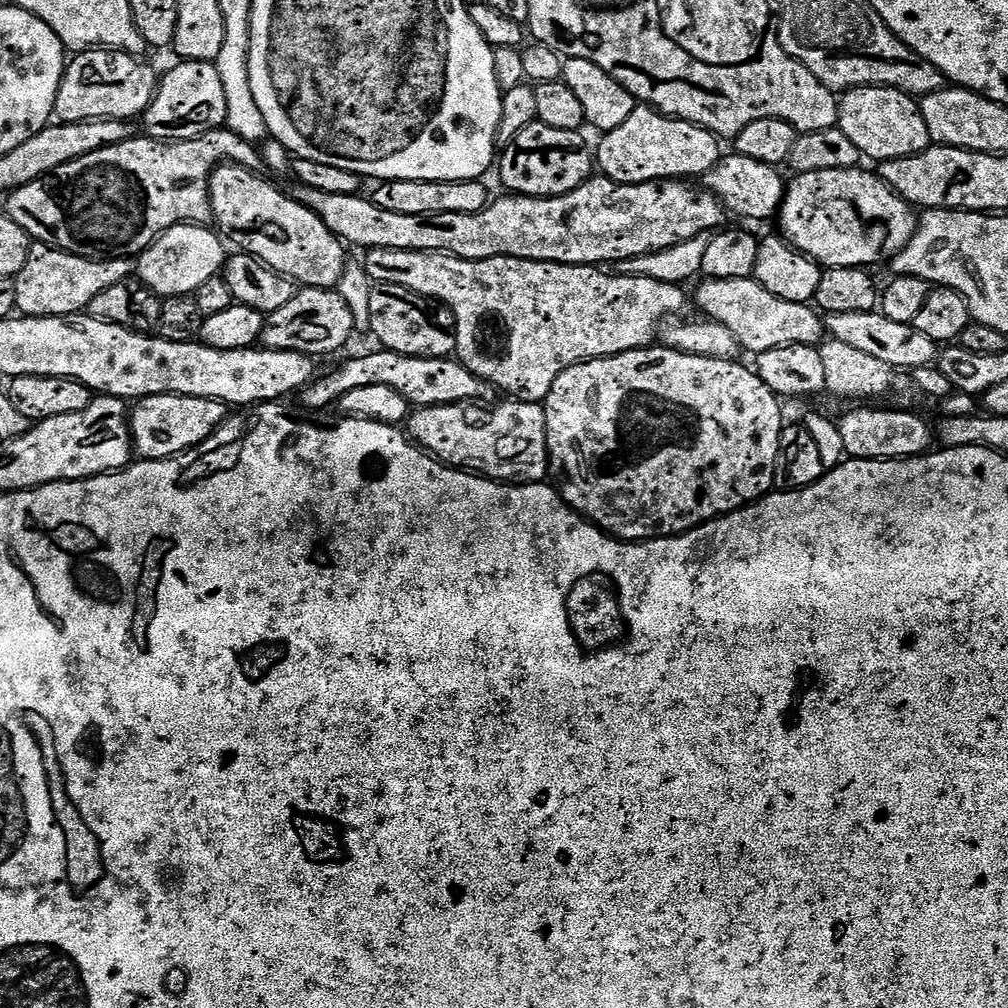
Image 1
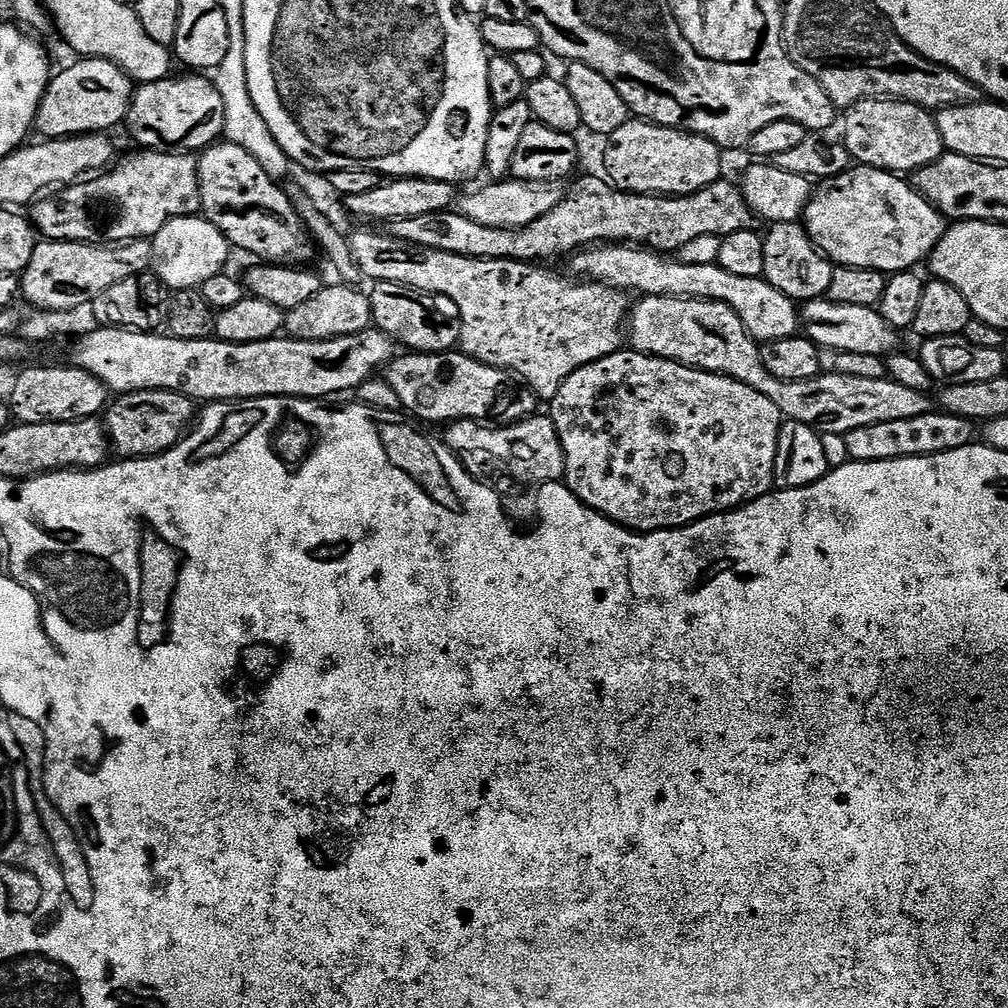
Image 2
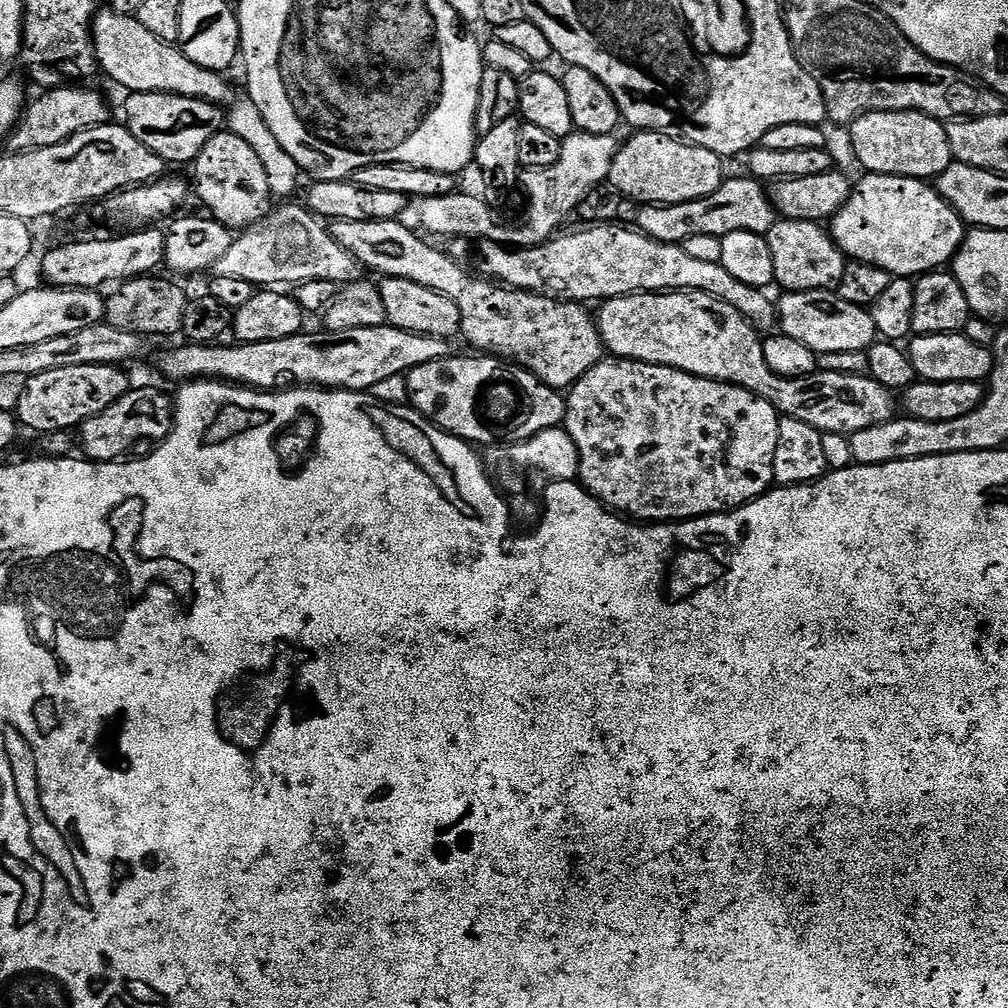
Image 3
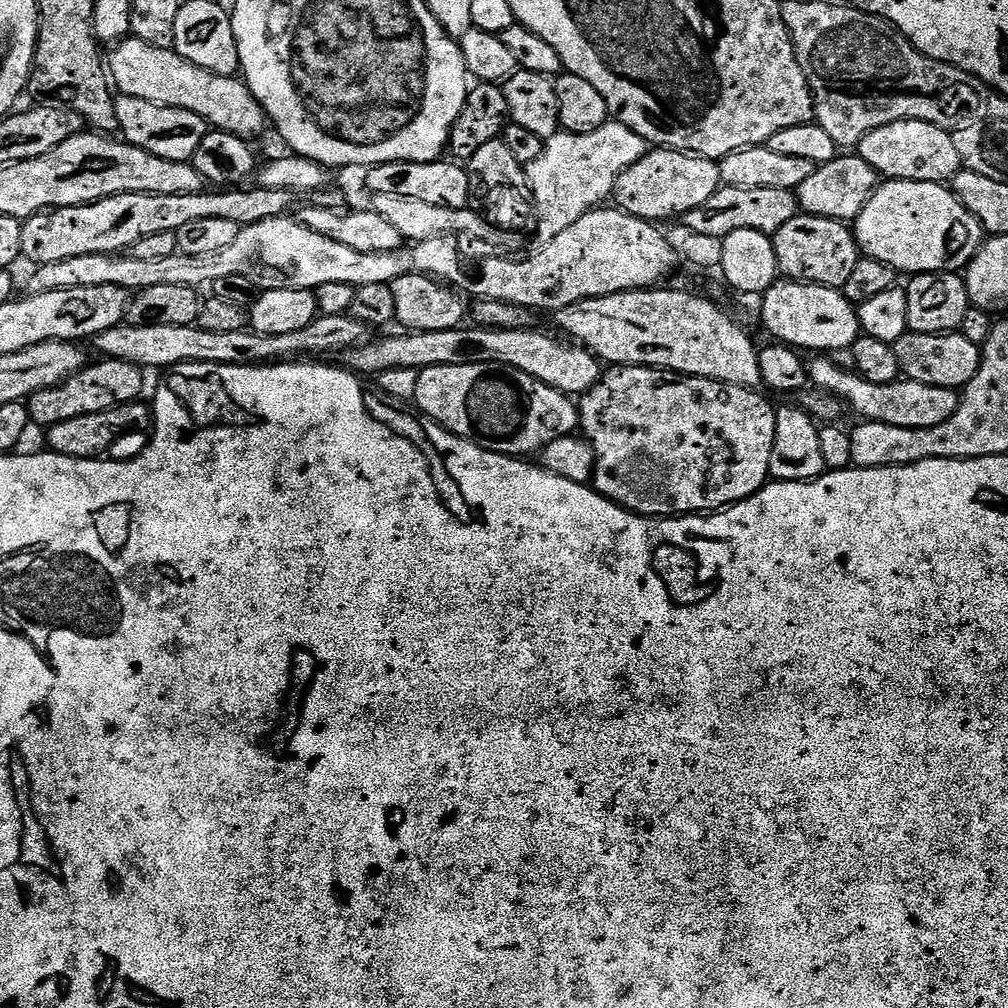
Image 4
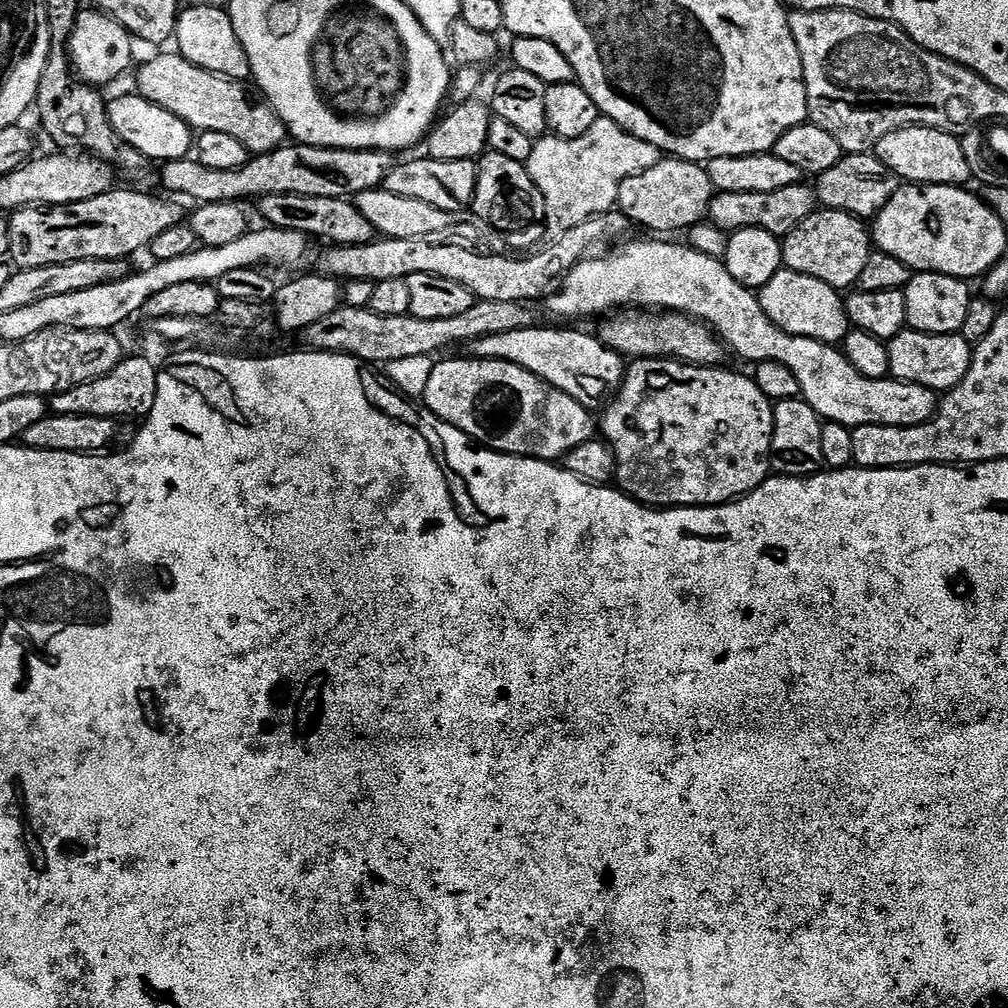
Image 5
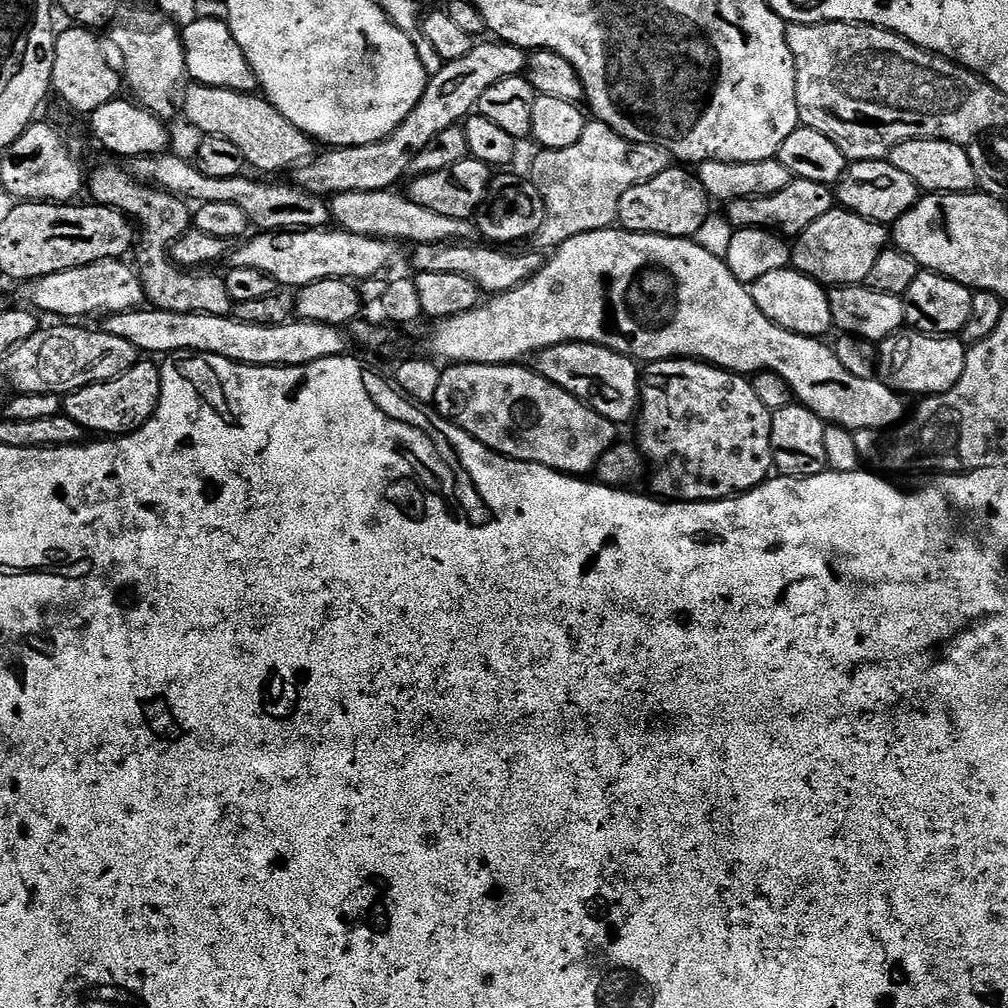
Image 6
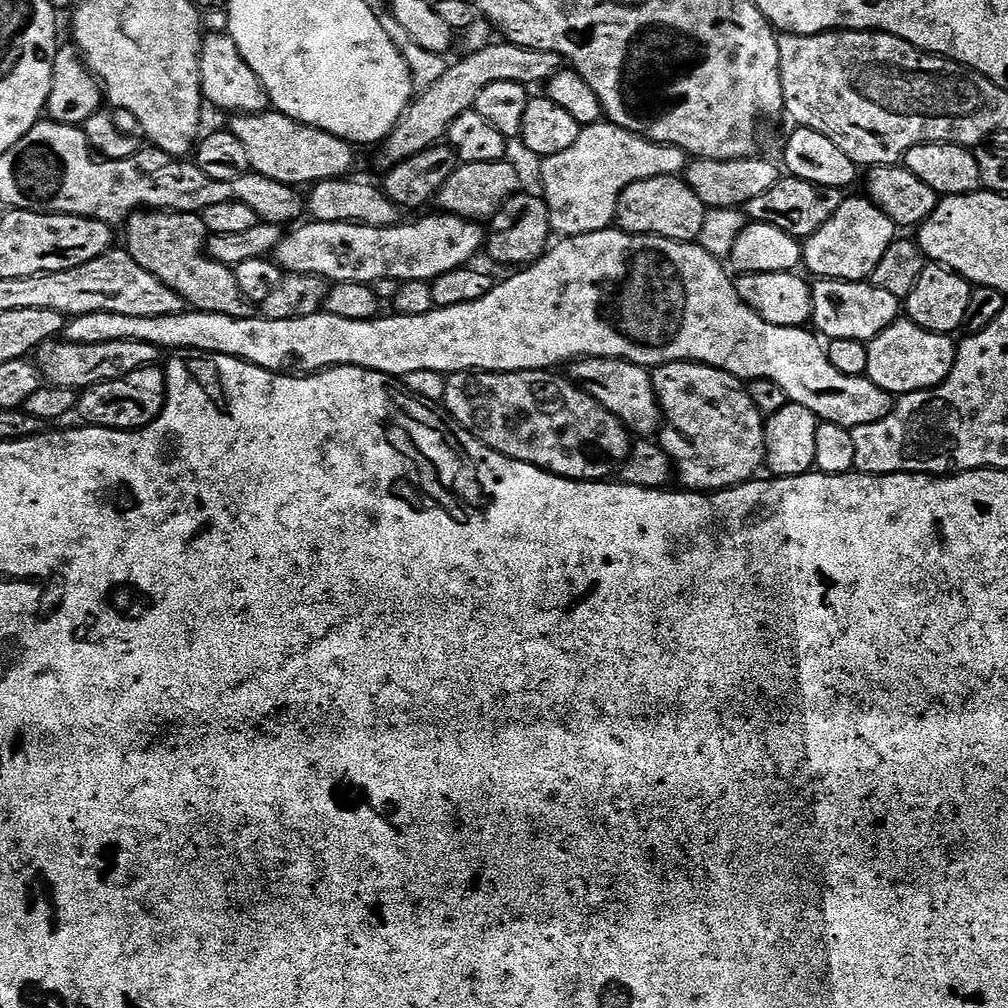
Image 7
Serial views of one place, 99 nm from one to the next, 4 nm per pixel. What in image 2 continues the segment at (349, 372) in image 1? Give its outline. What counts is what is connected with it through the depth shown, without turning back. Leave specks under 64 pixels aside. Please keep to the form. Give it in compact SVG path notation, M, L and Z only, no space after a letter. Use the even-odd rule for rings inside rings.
M463 351L413 352L393 355L382 379L398 394L400 407L420 420L447 425L454 420L479 420L497 425L514 424L537 411L538 397L523 380L489 364L478 362Z

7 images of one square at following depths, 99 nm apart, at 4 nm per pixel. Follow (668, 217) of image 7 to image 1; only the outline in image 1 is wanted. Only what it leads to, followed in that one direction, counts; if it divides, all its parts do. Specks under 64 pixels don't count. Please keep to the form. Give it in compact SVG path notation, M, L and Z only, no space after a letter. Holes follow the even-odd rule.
M638 106L618 130L610 130L599 137L600 145L595 145L594 160L599 171L619 184L655 184L661 180L683 181L684 176L703 176L722 159L721 141L716 133L700 128L685 120L676 120L673 116L664 116L654 108Z

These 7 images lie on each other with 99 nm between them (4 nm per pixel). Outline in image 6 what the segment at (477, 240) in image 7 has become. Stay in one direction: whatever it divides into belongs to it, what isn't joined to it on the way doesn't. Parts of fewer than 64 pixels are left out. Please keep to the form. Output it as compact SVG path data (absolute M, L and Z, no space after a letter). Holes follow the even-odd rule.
M325 226L307 230L260 232L256 237L253 235L245 239L239 245L241 248L231 253L231 267L250 266L250 270L262 270L270 274L270 278L274 278L277 285L288 290L299 290L307 284L326 278L359 282L387 273L388 263L396 256L397 245L393 241L343 230L331 232L330 229L331 227Z

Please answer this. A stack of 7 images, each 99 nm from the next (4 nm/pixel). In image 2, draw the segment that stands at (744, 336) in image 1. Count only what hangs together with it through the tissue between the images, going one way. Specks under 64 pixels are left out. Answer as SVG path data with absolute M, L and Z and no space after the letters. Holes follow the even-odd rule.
M594 244L572 253L571 275L605 284L625 294L640 292L644 296L683 296L686 300L714 300L730 306L751 339L760 344L778 342L801 331L800 308L782 290L774 290L763 278L738 278L719 263L694 266L668 254L653 252L631 244Z

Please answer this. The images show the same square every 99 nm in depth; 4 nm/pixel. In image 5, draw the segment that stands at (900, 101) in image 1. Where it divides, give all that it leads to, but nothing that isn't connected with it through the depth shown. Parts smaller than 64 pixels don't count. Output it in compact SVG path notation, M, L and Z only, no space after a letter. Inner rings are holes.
M910 126L902 130L894 130L886 134L876 144L874 155L901 181L910 184L954 184L967 185L973 179L974 173L970 162L966 162L966 150L961 137L942 128L927 128L926 126Z

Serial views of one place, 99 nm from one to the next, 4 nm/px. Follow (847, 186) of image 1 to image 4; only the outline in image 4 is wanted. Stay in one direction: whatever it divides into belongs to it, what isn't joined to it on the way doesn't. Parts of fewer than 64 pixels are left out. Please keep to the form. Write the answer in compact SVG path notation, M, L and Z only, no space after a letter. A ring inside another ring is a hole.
M885 179L883 183L877 187L875 194L866 202L866 206L862 210L862 214L858 214L854 221L854 231L856 233L856 244L860 248L861 253L870 258L878 258L878 262L886 262L886 266L896 269L897 273L915 274L918 272L954 272L959 273L961 270L967 269L968 263L976 257L976 251L986 239L984 227L980 224L977 216L972 216L970 210L966 210L964 205L951 187L944 184L935 184L934 182L914 182L913 180L889 180Z

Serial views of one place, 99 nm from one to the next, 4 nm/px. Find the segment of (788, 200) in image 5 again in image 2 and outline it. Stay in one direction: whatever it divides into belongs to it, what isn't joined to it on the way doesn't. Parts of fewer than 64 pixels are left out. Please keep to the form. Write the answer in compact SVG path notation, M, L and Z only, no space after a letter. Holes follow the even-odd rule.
M603 175L584 176L576 185L573 186L572 192L565 195L564 199L558 202L558 206L554 206L554 210L550 210L550 214L542 214L542 218L534 218L534 222L530 222L525 228L495 228L494 226L478 226L478 222L470 222L470 218L463 216L459 210L449 210L447 212L435 212L434 214L418 214L418 218L402 218L401 220L391 221L391 235L397 236L399 240L410 242L414 246L422 246L430 250L442 250L450 254L458 254L459 256L473 256L476 260L519 260L521 262L548 262L544 260L552 260L555 256L571 257L572 253L579 252L581 248L586 248L594 244L631 244L649 249L653 252L661 254L676 254L682 246L686 246L686 242L694 242L694 238L703 238L705 234L711 236L725 237L730 234L738 234L746 232L757 227L757 217L753 216L750 206L746 202L746 198L741 194L739 187L735 183L732 184L727 178L716 180L710 186L706 186L702 190L698 190L689 196L647 196L646 194L638 194L637 192L623 192L620 188L613 188L611 183Z

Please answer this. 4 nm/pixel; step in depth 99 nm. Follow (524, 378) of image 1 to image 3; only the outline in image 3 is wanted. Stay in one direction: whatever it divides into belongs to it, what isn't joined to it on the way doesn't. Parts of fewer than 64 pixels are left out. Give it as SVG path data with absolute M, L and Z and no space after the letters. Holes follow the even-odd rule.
M333 220L330 231L338 246L345 248L367 271L369 268L372 272L381 272L379 275L384 278L406 278L450 298L458 306L462 336L476 347L473 349L484 354L502 354L503 359L528 369L546 386L571 389L595 364L605 359L606 349L600 341L593 313L588 313L583 303L551 300L535 292L521 292L477 278L447 251L439 252L423 240L423 235L415 236L400 220Z

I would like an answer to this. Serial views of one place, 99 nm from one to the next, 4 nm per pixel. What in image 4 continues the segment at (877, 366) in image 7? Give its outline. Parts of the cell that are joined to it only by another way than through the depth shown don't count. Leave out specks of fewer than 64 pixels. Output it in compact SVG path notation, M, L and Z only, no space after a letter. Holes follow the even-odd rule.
M910 332L892 345L898 354L898 366L907 379L922 382L926 386L942 386L963 390L975 376L980 374L982 359L981 345L970 342L970 338L959 334L939 332L938 334L918 334Z

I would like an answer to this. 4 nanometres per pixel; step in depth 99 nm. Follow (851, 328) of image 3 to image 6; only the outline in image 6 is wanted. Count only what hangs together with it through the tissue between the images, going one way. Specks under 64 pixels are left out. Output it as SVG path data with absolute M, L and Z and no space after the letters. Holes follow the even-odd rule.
M791 266L782 270L773 270L771 274L758 278L750 286L750 291L758 310L762 310L762 314L766 314L766 318L770 318L770 322L774 322L794 334L824 338L827 337L828 331L833 331L829 289L825 285L819 284L814 278L797 272Z

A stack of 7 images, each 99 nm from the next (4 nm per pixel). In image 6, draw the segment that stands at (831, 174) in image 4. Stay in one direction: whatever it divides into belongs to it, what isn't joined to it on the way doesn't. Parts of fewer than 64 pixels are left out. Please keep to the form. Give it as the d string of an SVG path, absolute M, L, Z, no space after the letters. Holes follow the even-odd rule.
M891 159L853 160L834 185L834 200L839 207L885 226L891 226L898 218L902 218L902 214L914 207L921 195L922 189L916 185L914 178L898 170Z

